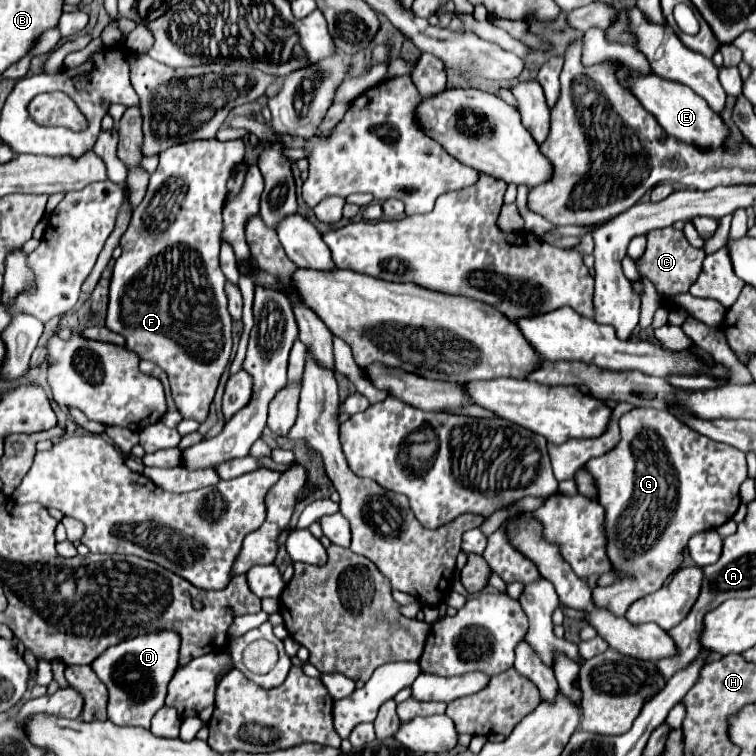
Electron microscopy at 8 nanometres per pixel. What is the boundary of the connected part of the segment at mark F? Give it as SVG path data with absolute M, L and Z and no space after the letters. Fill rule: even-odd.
M205 139L205 141L187 141L187 143L179 143L173 145L165 151L161 151L159 155L159 167L157 171L151 175L147 193L143 197L143 201L137 205L137 209L133 211L133 219L121 239L121 257L115 261L113 265L113 275L111 275L111 283L109 283L109 303L107 303L107 317L105 317L105 325L115 331L121 333L127 339L127 347L131 351L135 351L141 359L149 359L153 363L157 363L167 375L169 375L169 385L171 385L171 397L179 409L179 413L185 419L197 419L199 423L203 423L207 419L209 413L209 405L213 401L213 395L217 391L219 379L229 363L229 355L231 355L231 317L227 313L227 295L225 295L225 275L221 273L219 267L219 245L221 245L221 231L223 231L223 219L221 219L221 211L227 199L227 181L233 173L233 169L243 163L245 157L245 143L243 139L229 139L229 141L217 141L213 139Z

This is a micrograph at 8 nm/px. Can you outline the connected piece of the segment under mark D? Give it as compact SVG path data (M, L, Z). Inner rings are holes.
M157 631L125 639L119 645L103 651L93 663L93 671L105 683L109 691L107 717L119 726L134 726L150 729L153 715L163 707L167 685L179 665L179 633L177 631Z

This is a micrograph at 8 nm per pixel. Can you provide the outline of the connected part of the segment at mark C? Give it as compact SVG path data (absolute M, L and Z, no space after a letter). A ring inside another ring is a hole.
M665 227L647 233L647 251L639 259L637 269L639 273L645 273L649 277L649 281L657 287L661 295L669 299L677 293L689 291L689 287L695 283L702 271L703 259L705 259L705 251L691 247L683 231L677 231L675 227Z

